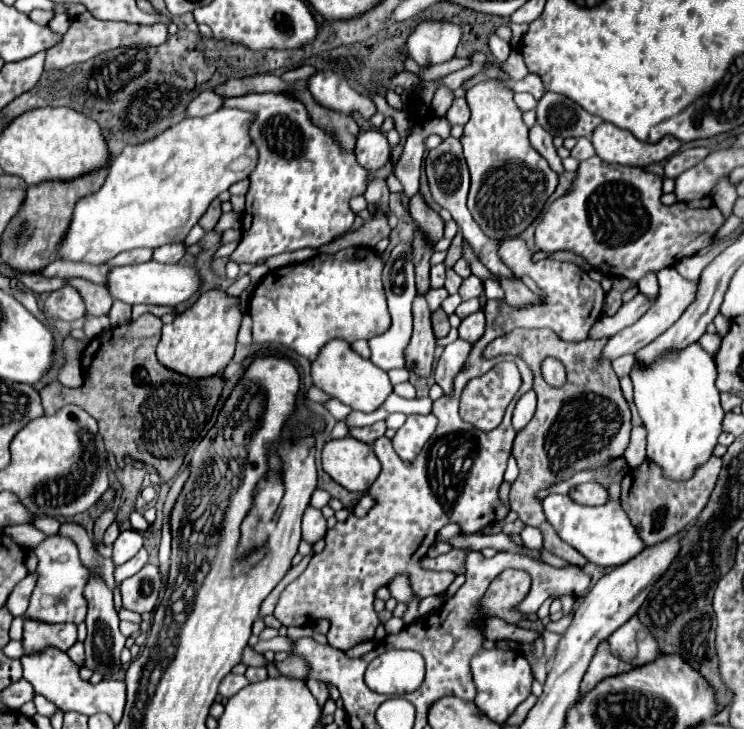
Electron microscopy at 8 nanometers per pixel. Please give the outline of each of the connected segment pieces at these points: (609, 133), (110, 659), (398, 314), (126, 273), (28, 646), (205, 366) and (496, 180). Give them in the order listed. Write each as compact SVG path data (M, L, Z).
M604 121L594 129L592 145L596 149L596 155L606 163L646 167L650 163L668 159L680 149L682 143L672 135L662 137L658 143L644 143L626 129Z
M90 577L88 585L84 589L84 597L88 601L88 615L86 615L88 635L84 639L84 649L86 649L84 667L94 671L94 673L100 673L104 679L112 679L122 669L120 653L122 653L124 643L126 643L126 637L118 629L118 613L116 613L114 603L112 603L112 591L104 585L102 579Z
M402 245L402 255L394 255L392 253L390 257L392 259L386 261L386 267L384 267L384 273L382 273L382 281L384 281L384 289L386 289L386 297L388 297L388 311L392 315L392 325L390 325L390 329L386 333L382 333L376 339L368 341L370 349L372 349L370 361L374 365L378 365L380 369L384 369L384 371L406 367L404 351L406 351L406 345L410 343L410 337L412 337L412 301L416 297L414 267L412 267L412 247Z
M148 261L140 265L130 265L130 267L112 267L108 273L108 283L106 289L112 295L112 299L118 299L128 305L178 305L186 301L190 295L196 293L200 287L198 273L190 267L182 265L164 265L158 261Z
M24 617L24 653L36 653L44 647L68 651L76 641L74 623L44 623Z
M210 289L202 293L196 303L178 313L170 325L162 327L162 339L158 343L160 363L194 379L220 373L234 355L242 315L244 313L240 309L240 297L228 295L220 289Z
M504 79L476 83L466 91L466 101L472 115L464 125L460 141L472 177L468 209L488 237L496 241L518 237L538 217L546 199L554 193L558 175L550 169L544 157L532 149L522 111L514 103L514 91Z

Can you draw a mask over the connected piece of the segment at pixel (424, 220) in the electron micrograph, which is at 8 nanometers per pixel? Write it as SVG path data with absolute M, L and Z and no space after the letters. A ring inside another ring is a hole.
M420 195L412 197L410 201L410 215L416 223L416 227L424 233L426 241L430 245L436 245L440 239L442 239L442 231L444 231L444 223L440 219L440 215L436 211L432 211L424 199Z

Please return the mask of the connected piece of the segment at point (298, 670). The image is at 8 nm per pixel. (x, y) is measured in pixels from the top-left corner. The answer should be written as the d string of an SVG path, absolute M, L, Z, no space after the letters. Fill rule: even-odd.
M288 657L286 661L282 661L282 663L276 663L274 661L274 665L276 665L276 669L280 671L280 675L286 675L286 677L296 677L296 679L304 679L306 677L306 665L304 665L304 661L300 661L298 657Z

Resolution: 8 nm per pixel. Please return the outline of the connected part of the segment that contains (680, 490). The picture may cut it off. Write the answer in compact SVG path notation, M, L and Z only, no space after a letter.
M712 455L706 463L700 465L700 469L694 471L690 479L680 481L666 477L662 469L650 459L646 459L640 467L628 471L622 481L622 509L630 517L636 531L640 533L642 541L652 547L674 535L680 535L700 515L700 509L704 509L714 489L720 467L722 459Z

